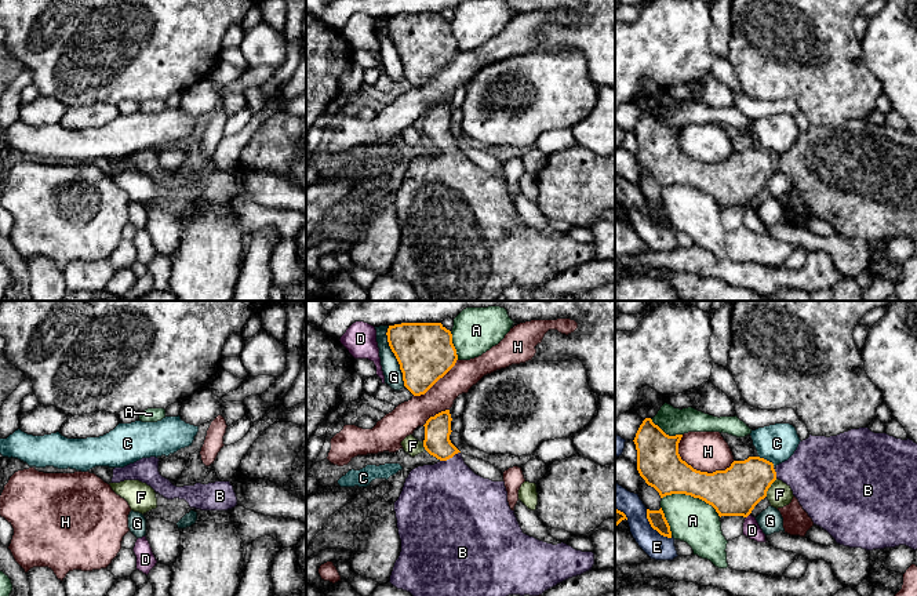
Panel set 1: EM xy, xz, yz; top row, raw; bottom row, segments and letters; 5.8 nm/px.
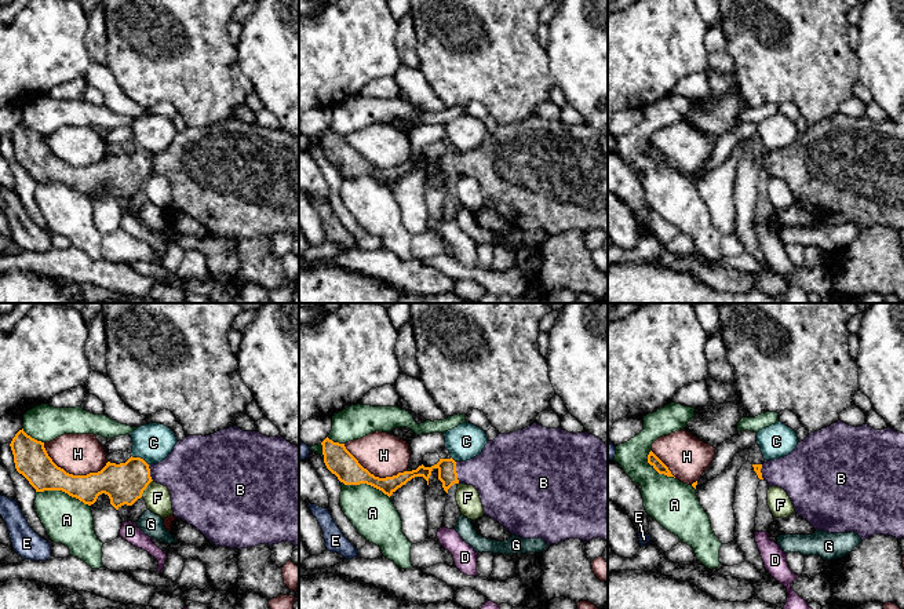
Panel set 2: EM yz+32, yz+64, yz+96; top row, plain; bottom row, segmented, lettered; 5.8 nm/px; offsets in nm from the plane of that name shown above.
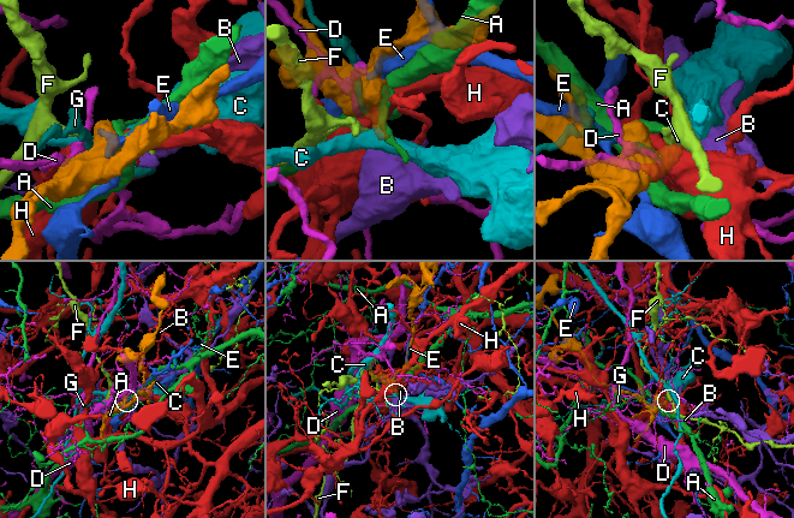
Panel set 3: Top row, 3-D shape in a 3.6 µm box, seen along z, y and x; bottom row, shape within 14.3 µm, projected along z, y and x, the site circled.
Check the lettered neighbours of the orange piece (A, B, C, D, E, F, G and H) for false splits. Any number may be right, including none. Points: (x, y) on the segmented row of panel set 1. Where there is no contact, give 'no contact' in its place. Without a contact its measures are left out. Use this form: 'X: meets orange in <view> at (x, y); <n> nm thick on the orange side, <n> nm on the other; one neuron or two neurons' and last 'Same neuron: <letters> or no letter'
A: meets orange in yz at (692, 495); 280 nm thick on the orange side, 260 nm on the other; two neurons
B: meets orange in xz at (450, 457); 160 nm thick on the orange side, 440 nm on the other; one neuron
C: meets orange in yz at (766, 460); 280 nm thick on the orange side, 220 nm on the other; two neurons
D: meets orange in yz at (748, 515); 280 nm thick on the orange side, 100 nm on the other; two neurons
E: meets orange in yz at (654, 529); 100 nm thick on the orange side, 150 nm on the other; two neurons
F: meets orange in yz at (770, 486); 280 nm thick on the orange side, 150 nm on the other; two neurons
G: meets orange in xz at (395, 355); 340 nm thick on the orange side, 110 nm on the other; two neurons
H: meets orange in yz at (699, 471); 280 nm thick on the orange side, 240 nm on the other; two neurons
Same neuron: B

